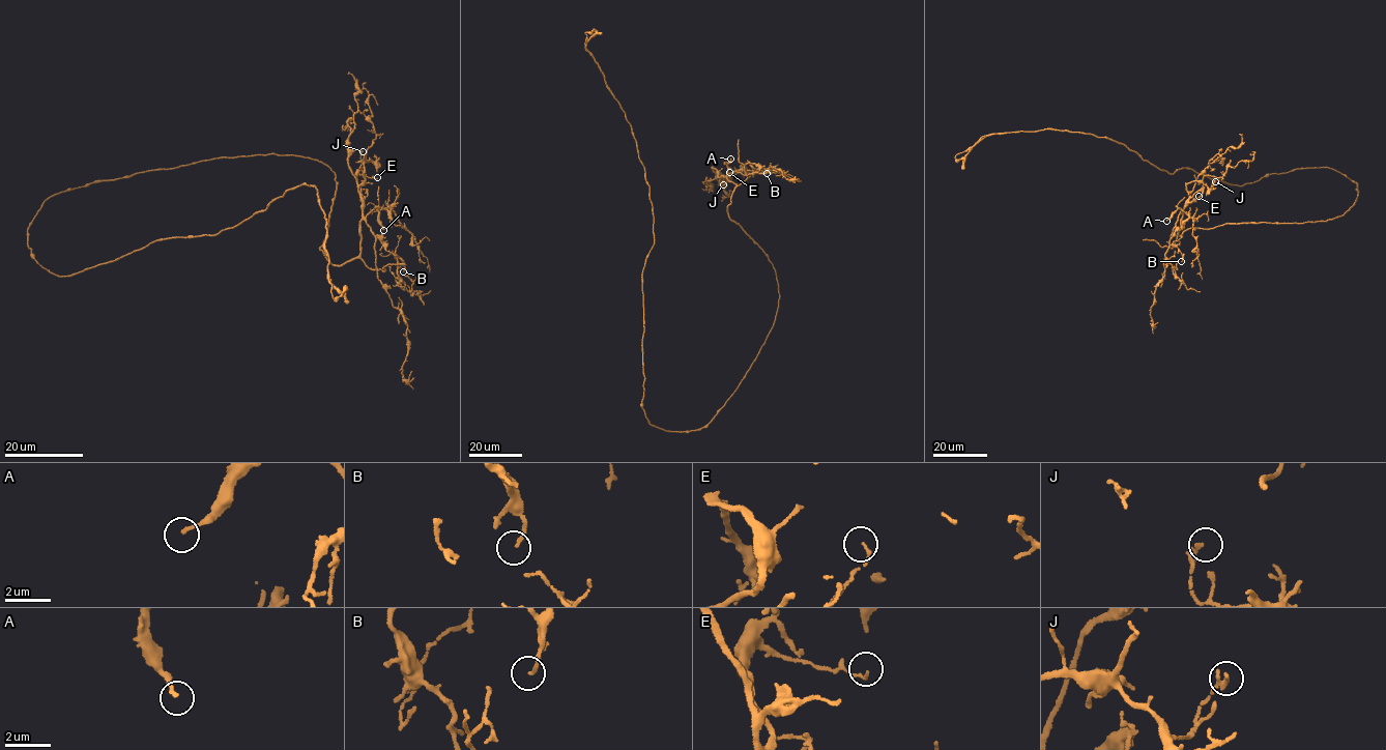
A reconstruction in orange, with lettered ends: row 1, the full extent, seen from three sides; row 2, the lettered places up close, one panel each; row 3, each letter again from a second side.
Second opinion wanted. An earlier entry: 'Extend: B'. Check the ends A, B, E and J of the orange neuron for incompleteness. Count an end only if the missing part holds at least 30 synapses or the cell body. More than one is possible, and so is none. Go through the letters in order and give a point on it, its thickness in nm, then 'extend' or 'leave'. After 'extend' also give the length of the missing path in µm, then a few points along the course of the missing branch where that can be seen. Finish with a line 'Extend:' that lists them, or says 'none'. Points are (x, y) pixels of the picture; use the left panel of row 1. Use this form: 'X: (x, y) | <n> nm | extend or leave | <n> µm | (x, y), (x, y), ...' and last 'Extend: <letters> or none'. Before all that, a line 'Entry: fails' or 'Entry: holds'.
Entry: fails
A: (383, 230) | 150 nm | leave
B: (403, 271) | 130 nm | leave
E: (377, 177) | 110 nm | leave
J: (363, 151) | 160 nm | leave
Extend: none

